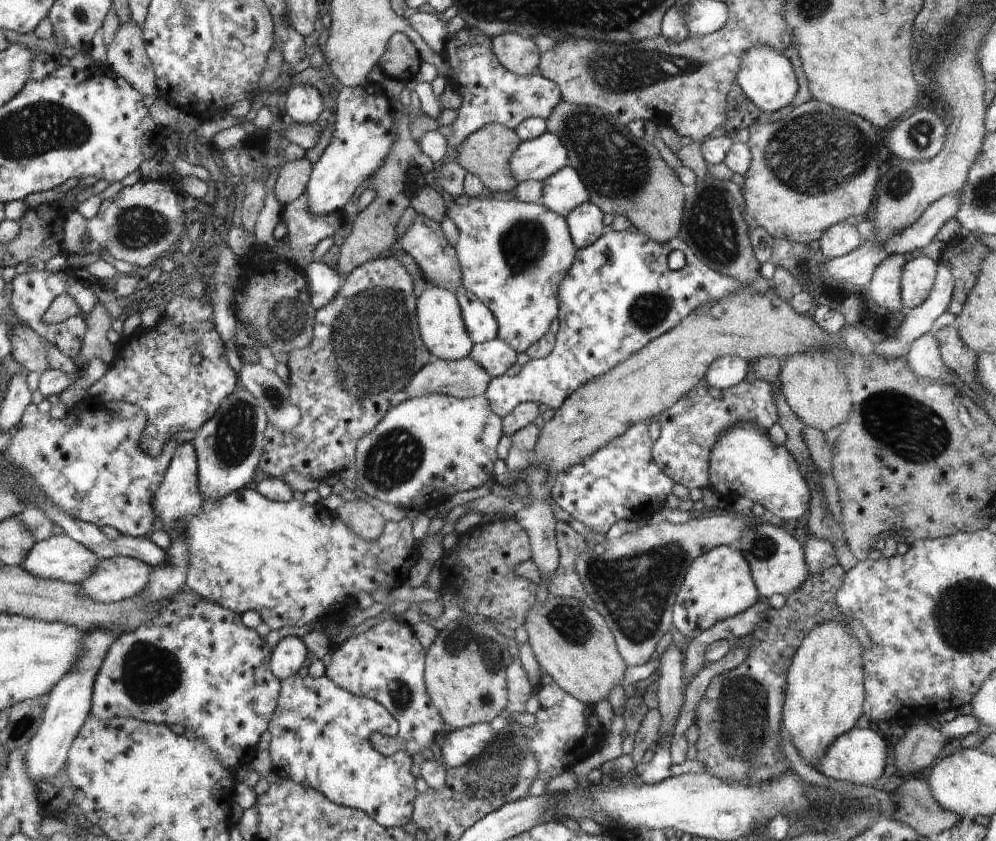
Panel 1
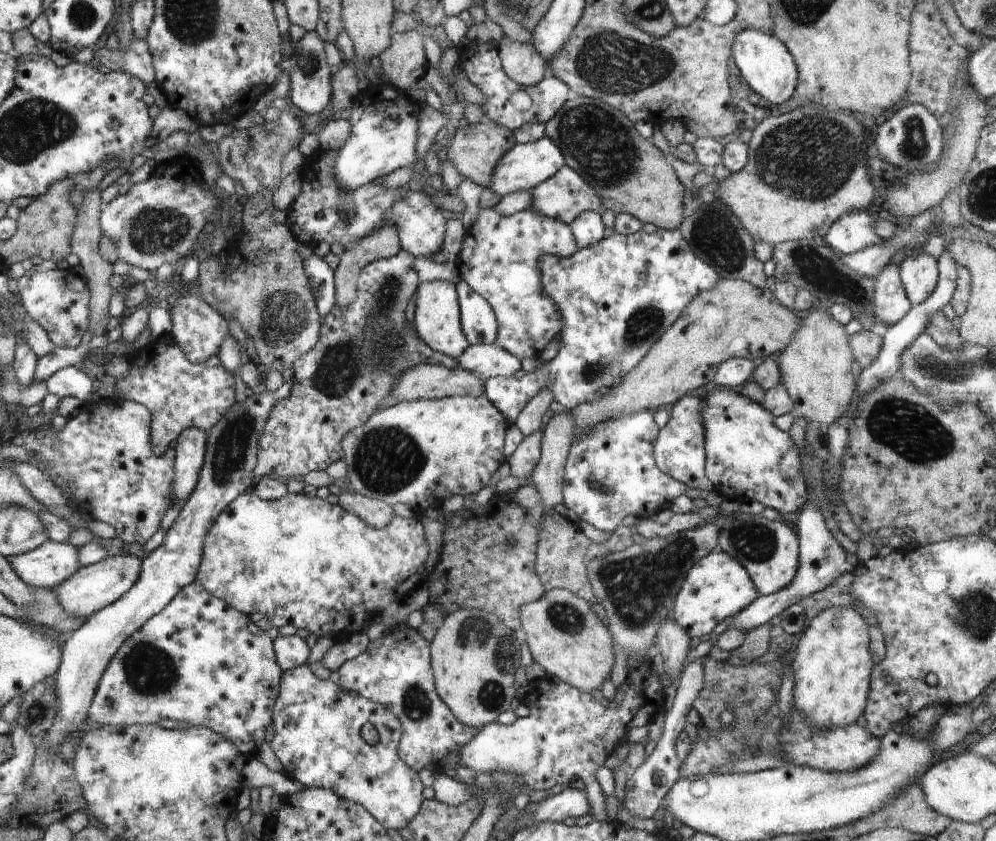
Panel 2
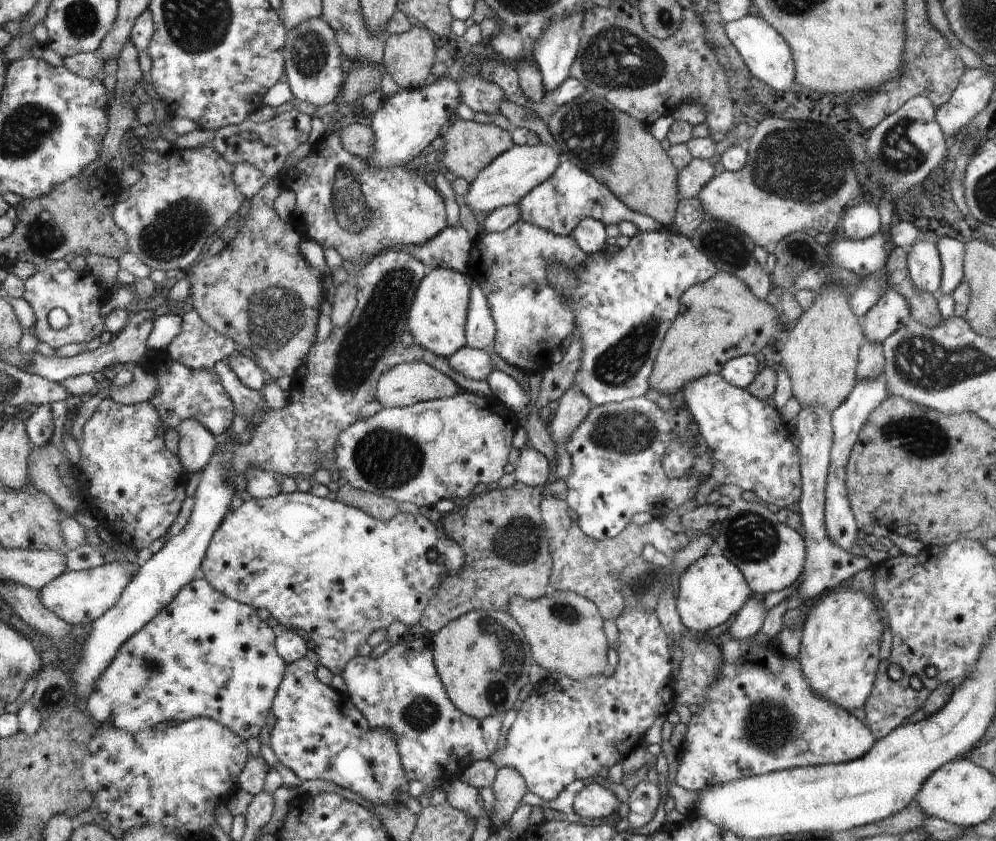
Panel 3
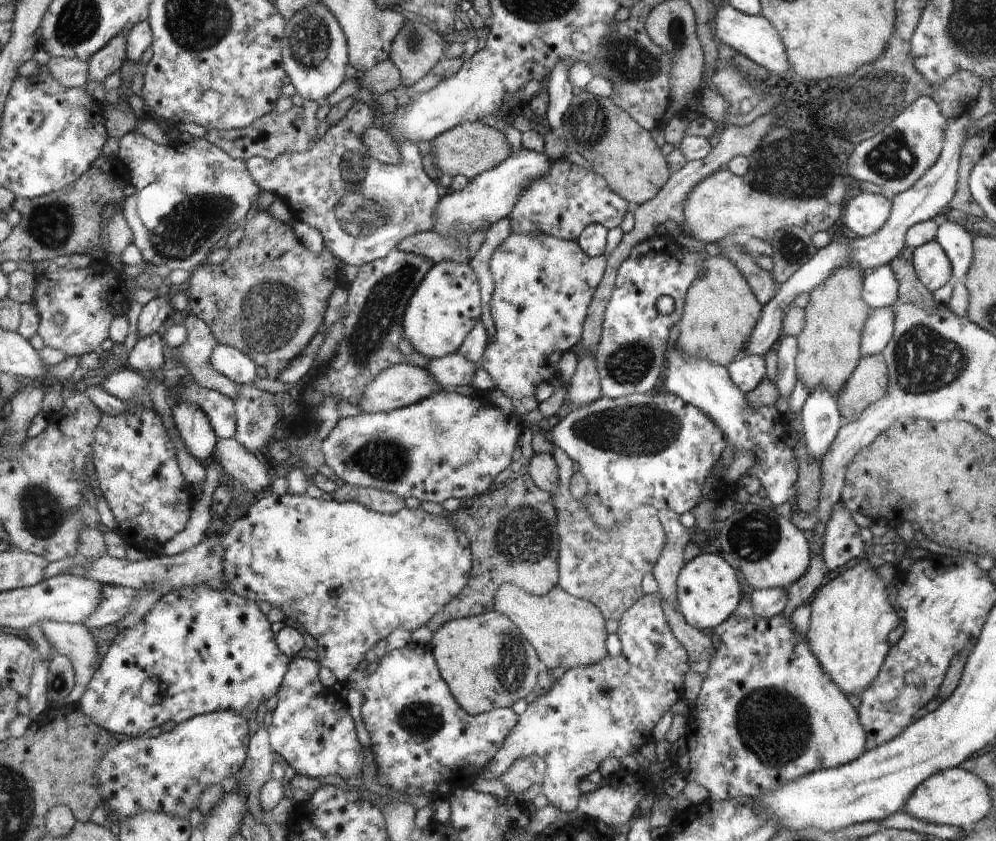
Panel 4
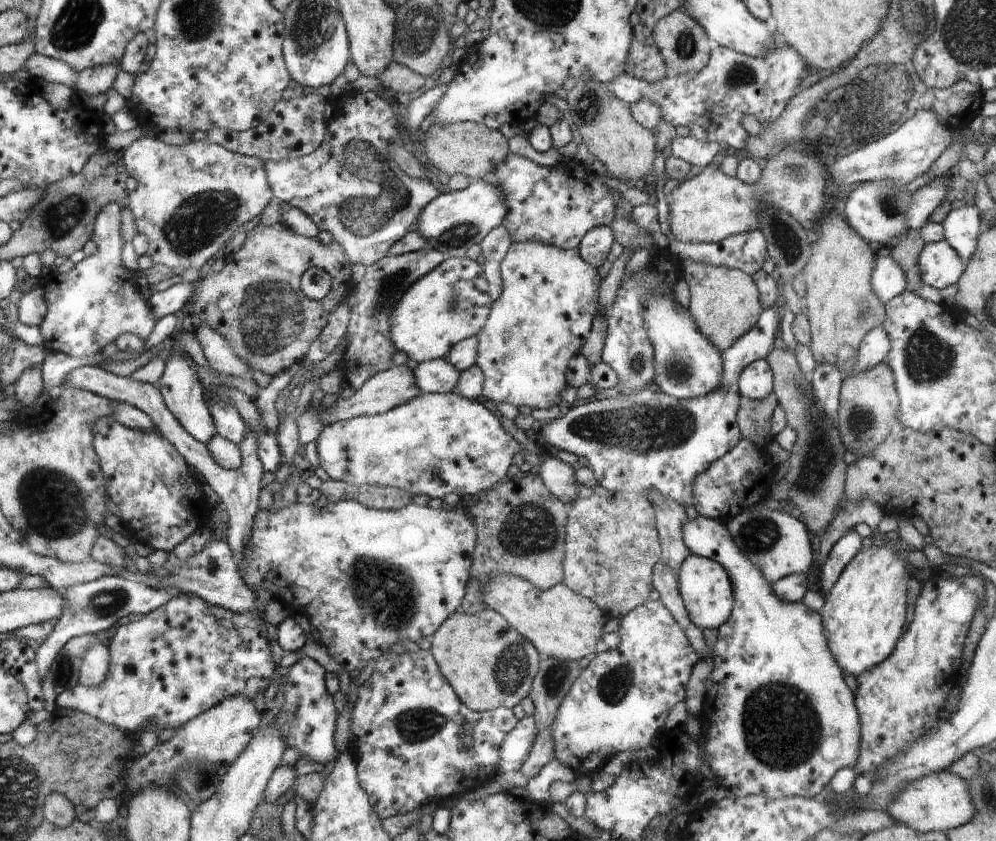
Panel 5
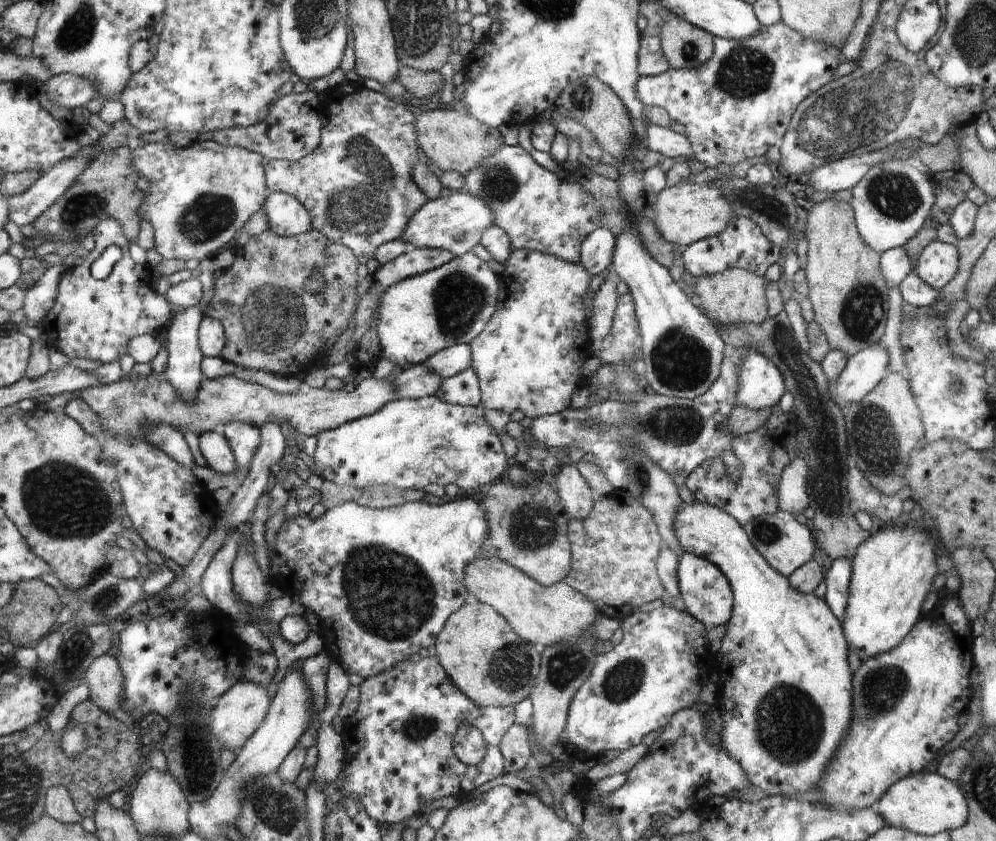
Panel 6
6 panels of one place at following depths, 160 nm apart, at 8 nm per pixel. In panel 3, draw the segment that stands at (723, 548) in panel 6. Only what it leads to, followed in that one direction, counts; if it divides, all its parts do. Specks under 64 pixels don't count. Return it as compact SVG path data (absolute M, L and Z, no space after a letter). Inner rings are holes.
M728 630L718 639L723 656L720 672L705 690L699 712L690 717L686 747L679 750L675 781L682 788L694 792L713 790L716 785L772 771L847 763L862 758L874 746L877 740L870 729L850 711L819 697L803 675L797 657L783 655L775 640L737 639ZM796 740L802 740L802 746L798 746Z

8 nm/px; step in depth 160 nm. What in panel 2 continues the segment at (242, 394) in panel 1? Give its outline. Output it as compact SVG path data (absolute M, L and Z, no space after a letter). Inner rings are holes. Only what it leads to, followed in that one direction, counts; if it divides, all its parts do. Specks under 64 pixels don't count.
M292 381L283 382L280 388L275 391L265 390L260 394L249 393L243 403L238 403L213 426L208 432L208 444L205 448L205 462L201 466L200 480L197 481L197 488L193 494L184 502L183 507L174 514L166 528L165 537L162 544L157 549L148 553L142 558L142 570L140 580L137 584L124 594L118 601L107 606L98 613L94 613L90 618L84 620L80 629L76 629L74 634L68 638L62 650L61 668L55 674L54 684L59 698L59 709L53 725L47 732L47 741L52 745L60 745L65 740L69 732L78 728L83 728L84 720L89 716L89 708L96 696L97 686L101 682L102 675L108 664L125 640L128 640L149 618L156 616L169 602L185 588L192 584L200 573L200 566L204 560L205 536L212 529L214 521L221 516L227 506L236 501L242 492L248 490L252 482L252 470L257 466L256 452L260 450L260 438L264 432L266 422L272 414L278 401L288 398L292 392Z

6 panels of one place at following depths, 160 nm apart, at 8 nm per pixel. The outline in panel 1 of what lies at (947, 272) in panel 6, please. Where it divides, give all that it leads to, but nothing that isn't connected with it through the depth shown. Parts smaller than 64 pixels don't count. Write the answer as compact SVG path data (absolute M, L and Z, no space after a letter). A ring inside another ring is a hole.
M915 253L908 257L901 275L902 306L905 312L922 305L930 295L938 264L928 256Z

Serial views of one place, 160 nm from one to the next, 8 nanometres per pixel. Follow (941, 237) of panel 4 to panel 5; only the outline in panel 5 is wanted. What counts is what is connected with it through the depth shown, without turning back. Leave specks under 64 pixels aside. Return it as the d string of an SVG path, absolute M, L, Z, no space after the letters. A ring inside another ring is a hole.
M975 206L955 208L943 220L945 241L961 256L968 259L977 247L980 232L980 211Z

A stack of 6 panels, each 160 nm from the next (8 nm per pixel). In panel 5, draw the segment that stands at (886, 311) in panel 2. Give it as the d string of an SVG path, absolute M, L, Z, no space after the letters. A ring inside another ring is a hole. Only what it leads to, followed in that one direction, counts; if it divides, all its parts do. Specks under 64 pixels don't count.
M874 327L862 339L858 358L850 375L857 375L858 373L873 369L878 364L882 364L882 362L887 362L890 347L890 339L884 327Z

